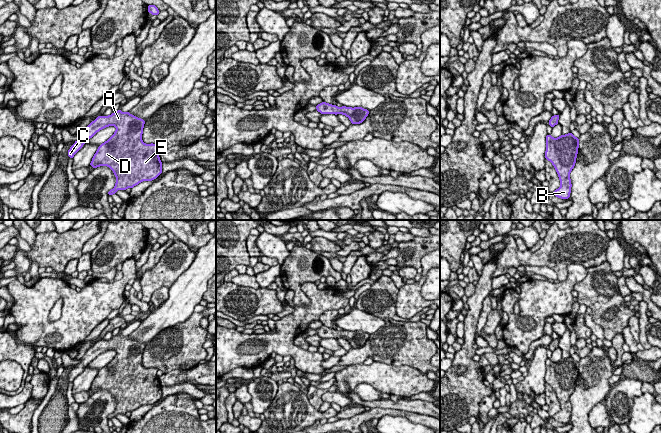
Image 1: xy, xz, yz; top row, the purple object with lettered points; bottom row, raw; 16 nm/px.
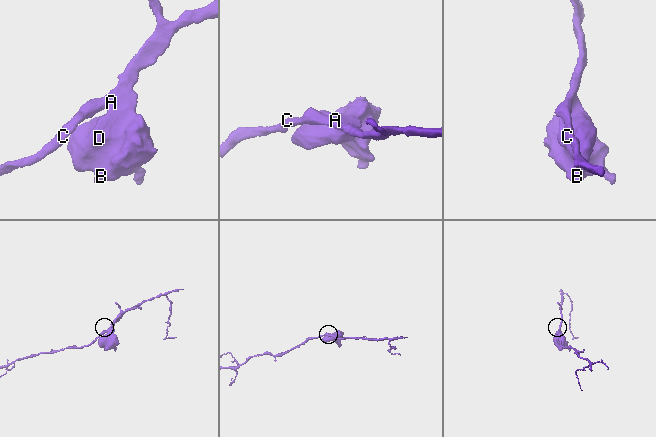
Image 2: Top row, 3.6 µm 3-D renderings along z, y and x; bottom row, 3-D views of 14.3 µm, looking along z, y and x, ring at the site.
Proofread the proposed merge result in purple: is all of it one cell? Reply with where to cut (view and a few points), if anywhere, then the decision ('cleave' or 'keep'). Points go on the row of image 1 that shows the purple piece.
no cut | keep

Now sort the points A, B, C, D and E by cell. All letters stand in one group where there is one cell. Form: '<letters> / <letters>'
A B C D E

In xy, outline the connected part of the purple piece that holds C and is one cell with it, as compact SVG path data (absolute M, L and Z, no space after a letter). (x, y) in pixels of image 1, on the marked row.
M120 109L109 116L98 116L92 121L81 134L81 138L68 150L68 157L74 155L83 147L84 143L92 138L97 132L109 126L115 126L115 133L104 143L98 146L90 166L94 169L99 166L108 166L116 176L115 187L108 191L108 196L115 194L117 190L133 188L142 181L152 181L162 173L162 162L157 153L157 144L145 144L142 141L144 119L140 119L129 112L123 113Z

